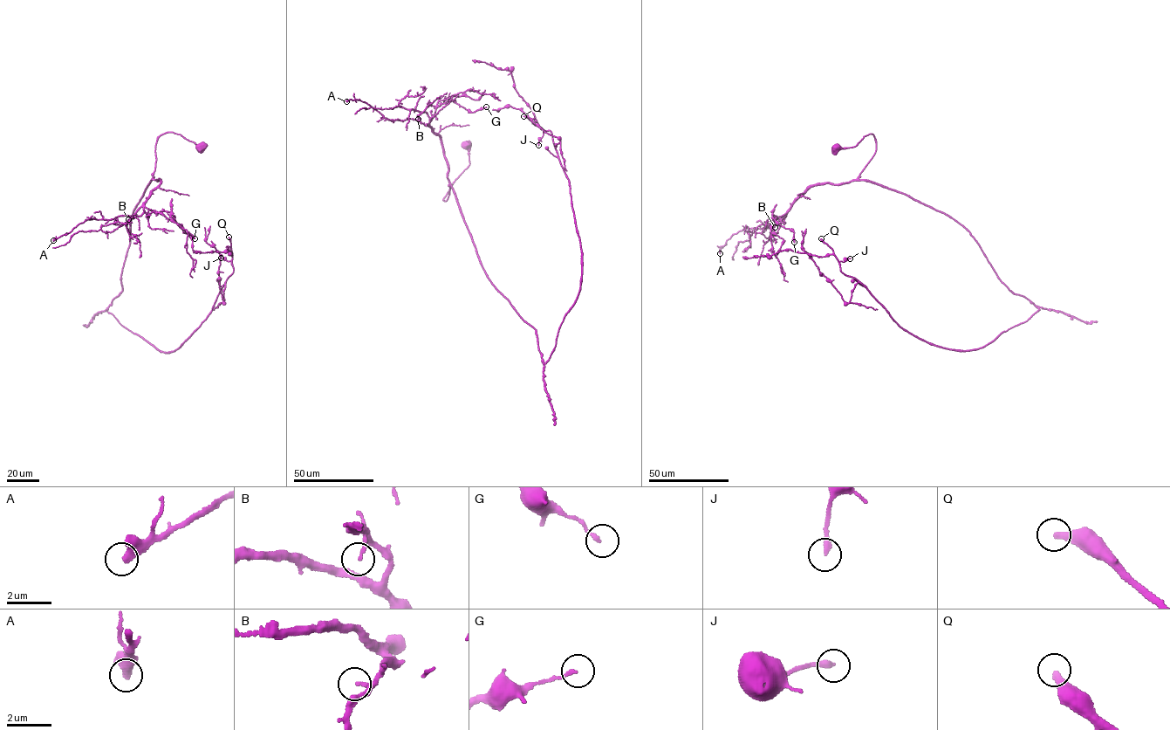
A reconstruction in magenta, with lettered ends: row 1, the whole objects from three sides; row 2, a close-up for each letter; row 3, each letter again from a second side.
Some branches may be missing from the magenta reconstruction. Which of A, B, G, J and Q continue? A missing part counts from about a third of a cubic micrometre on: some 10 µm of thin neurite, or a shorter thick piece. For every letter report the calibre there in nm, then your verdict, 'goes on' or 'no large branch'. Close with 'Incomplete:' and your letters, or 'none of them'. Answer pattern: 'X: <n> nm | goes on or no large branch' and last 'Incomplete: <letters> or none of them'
A: 500 nm | goes on
B: 140 nm | no large branch
G: 140 nm | no large branch
J: 280 nm | no large branch
Q: 320 nm | goes on
Incomplete: A, Q

